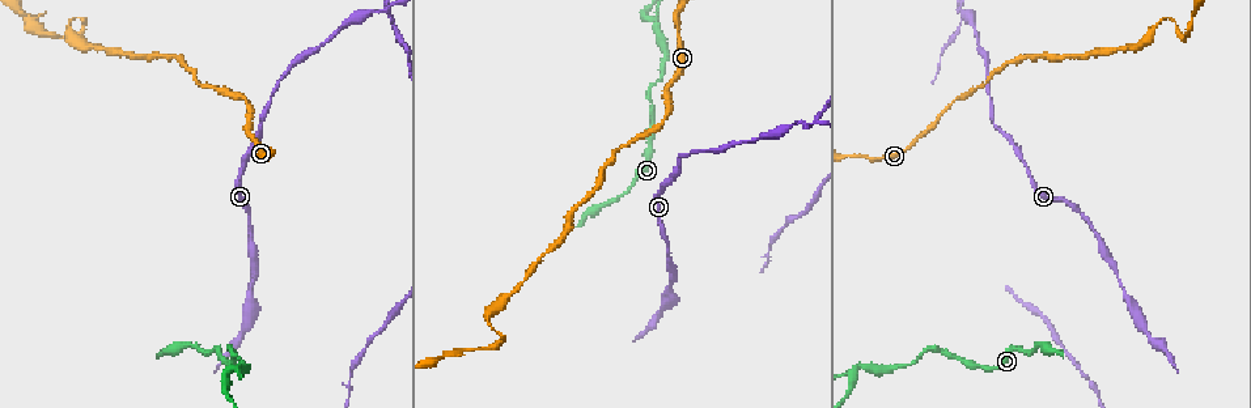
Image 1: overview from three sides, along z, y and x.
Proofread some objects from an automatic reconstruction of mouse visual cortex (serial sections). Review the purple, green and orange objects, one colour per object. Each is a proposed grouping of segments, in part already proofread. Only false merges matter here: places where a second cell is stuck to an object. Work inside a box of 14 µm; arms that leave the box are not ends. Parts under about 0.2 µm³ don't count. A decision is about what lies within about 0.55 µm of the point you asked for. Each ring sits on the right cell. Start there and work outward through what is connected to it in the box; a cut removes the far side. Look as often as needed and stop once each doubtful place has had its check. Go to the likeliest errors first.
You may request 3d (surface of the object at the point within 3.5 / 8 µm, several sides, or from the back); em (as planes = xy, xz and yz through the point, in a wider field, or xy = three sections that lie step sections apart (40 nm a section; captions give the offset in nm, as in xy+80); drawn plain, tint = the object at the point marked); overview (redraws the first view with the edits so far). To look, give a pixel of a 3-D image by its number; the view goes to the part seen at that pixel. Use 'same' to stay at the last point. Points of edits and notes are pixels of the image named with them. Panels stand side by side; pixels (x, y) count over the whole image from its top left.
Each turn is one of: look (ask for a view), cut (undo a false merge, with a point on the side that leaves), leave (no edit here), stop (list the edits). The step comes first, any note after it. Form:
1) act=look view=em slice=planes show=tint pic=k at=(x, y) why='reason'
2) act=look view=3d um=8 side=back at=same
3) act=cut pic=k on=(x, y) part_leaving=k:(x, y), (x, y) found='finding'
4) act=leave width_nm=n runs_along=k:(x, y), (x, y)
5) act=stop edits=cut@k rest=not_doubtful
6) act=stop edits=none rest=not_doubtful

act=look view=3d um=3.5 pic=1 at=(808, 124) why='calibre changes'

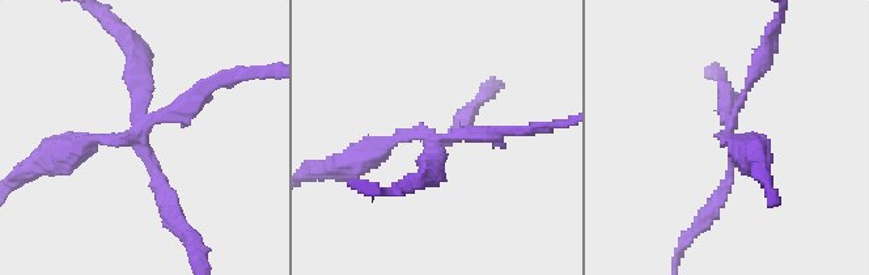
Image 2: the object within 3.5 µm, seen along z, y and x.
act=look view=em slice=xy step=5 show=tint pic=2 at=(437, 139)

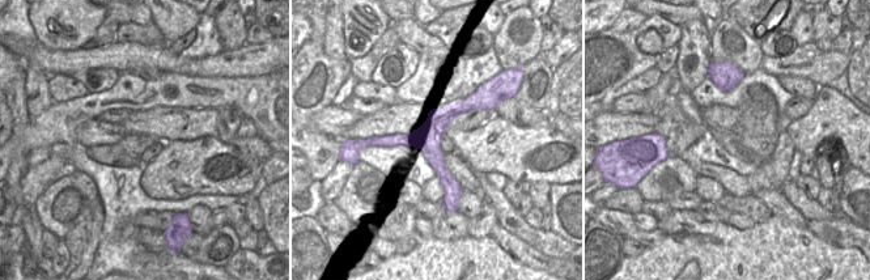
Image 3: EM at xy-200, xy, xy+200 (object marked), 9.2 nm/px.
act=cut pic=2 on=(147, 72) part_leaving=2:(138, 142), (174, 223), (190, 242) found='two cells meet here'

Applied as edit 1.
act=look view=3d um=8 pic=1 at=(1171, 18) why='sharp bend'

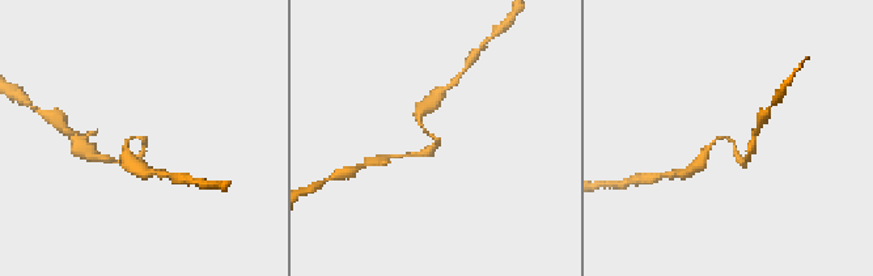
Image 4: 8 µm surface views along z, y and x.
act=look view=3d um=3.5 pic=4 at=(433, 138) why='closer look'

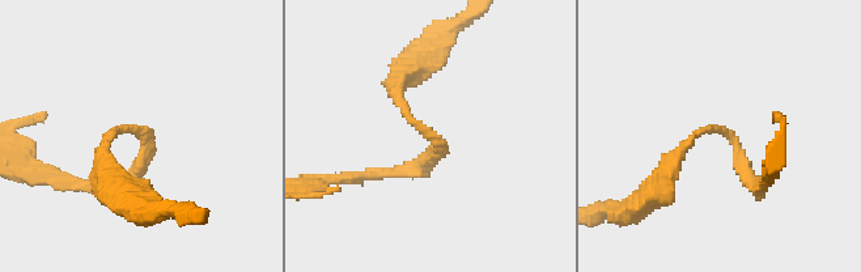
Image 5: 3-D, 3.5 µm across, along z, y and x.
act=look view=em slice=xy step=2 show=tint pic=5 at=(724, 129) arm_widths_nm=150,200

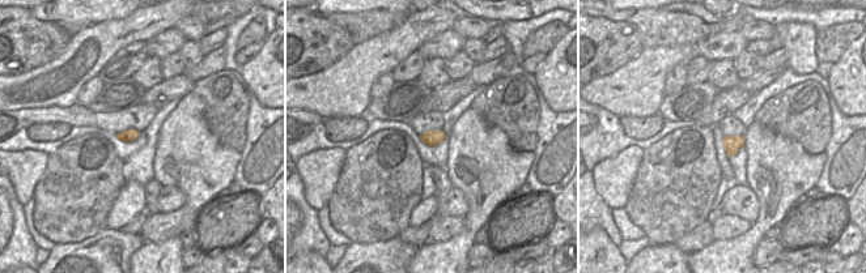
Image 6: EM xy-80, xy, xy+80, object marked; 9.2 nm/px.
act=leave runs_along=5:(666, 170), (700, 130), (724, 130), (756, 190) found='all the same cell'

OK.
act=look view=3d um=3.5 side=back pic=1 at=(234, 367) why='abrupt turn'

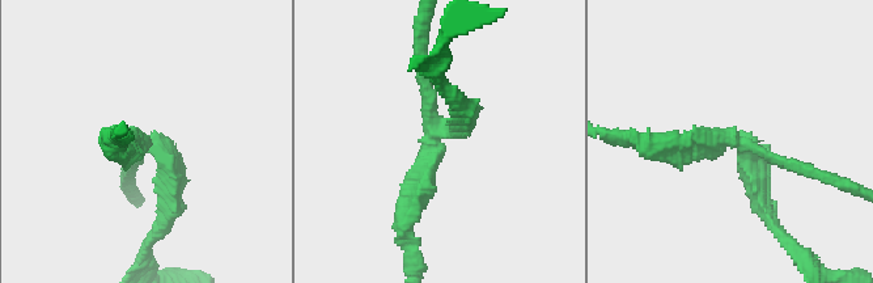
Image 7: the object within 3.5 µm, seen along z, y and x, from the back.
act=look view=em slice=xy step=3 show=tint pic=7 at=(735, 138) why='shape alone is not enough'

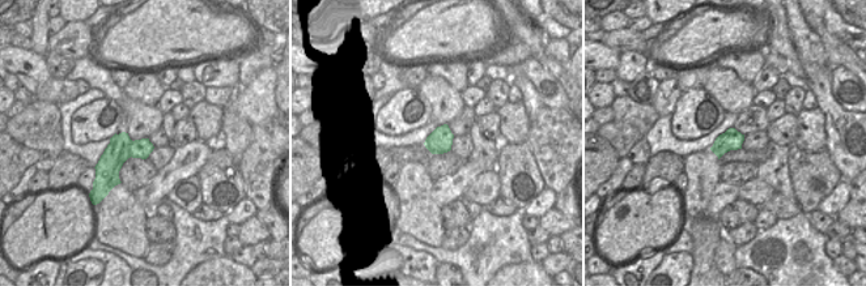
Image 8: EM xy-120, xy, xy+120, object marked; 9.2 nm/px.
act=cut pic=7 on=(761, 195) arm_widths_nm=150,250,300 part_leaving=7:(748, 155), (767, 219), (795, 248) found='a second cell is stuck on'

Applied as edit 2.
act=stop edits=cut@2,cut@7 rest=not_doubtful

